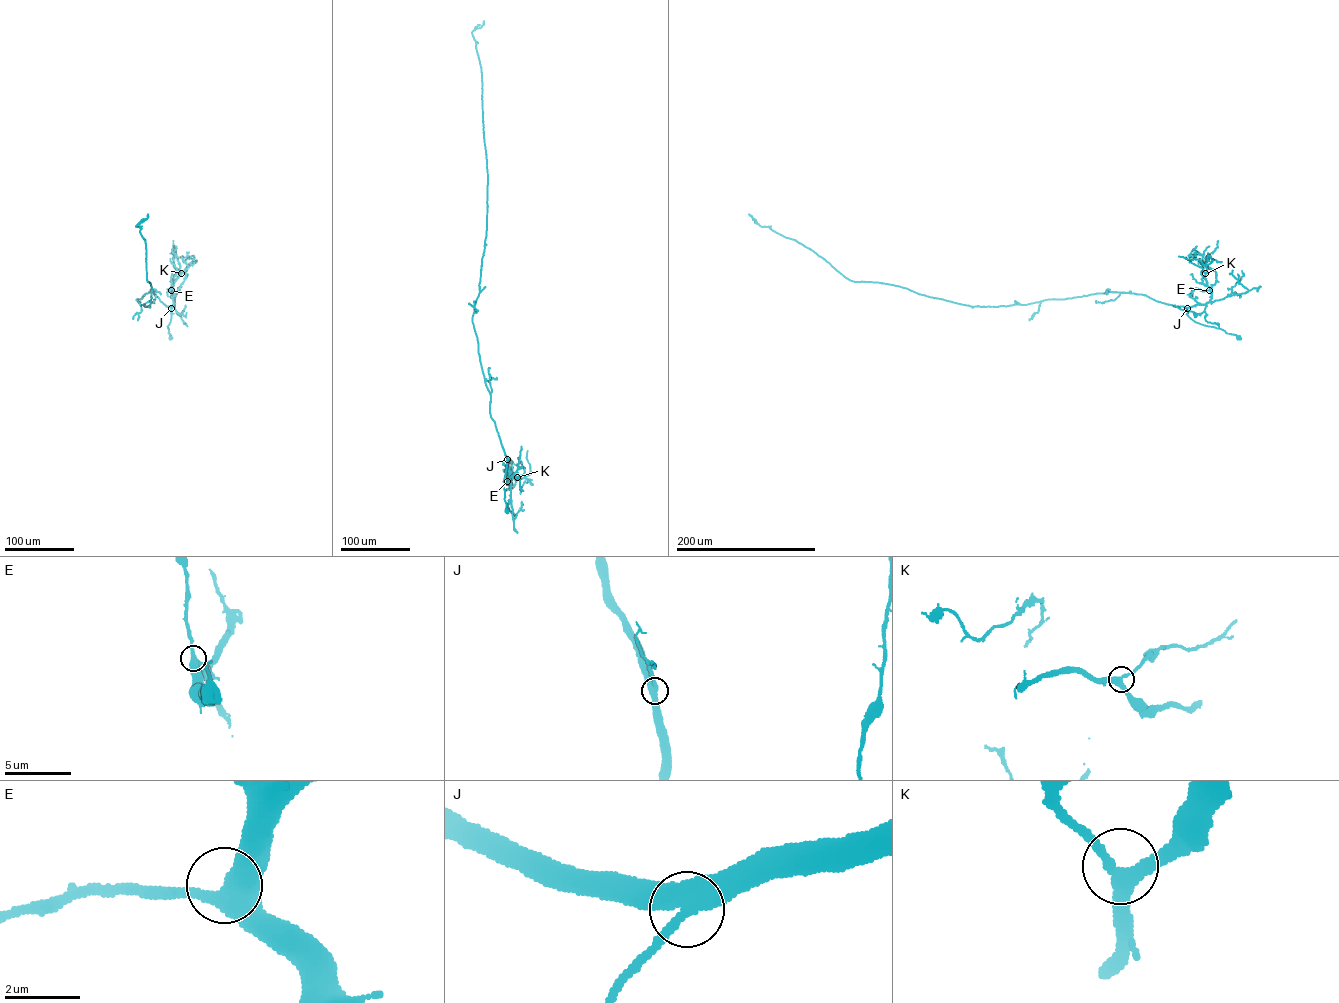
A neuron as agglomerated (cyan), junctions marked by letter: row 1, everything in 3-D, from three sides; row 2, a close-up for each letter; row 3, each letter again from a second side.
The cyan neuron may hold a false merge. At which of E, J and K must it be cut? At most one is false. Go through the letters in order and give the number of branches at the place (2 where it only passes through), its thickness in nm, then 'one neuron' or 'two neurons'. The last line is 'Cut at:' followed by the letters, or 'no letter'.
E: 3 branches meet; 440 nm thick; one neuron
J: 3 branches meet; 440 nm thick; one neuron
K: 3 branches meet; 360 nm thick; one neuron
Cut at: no letter

